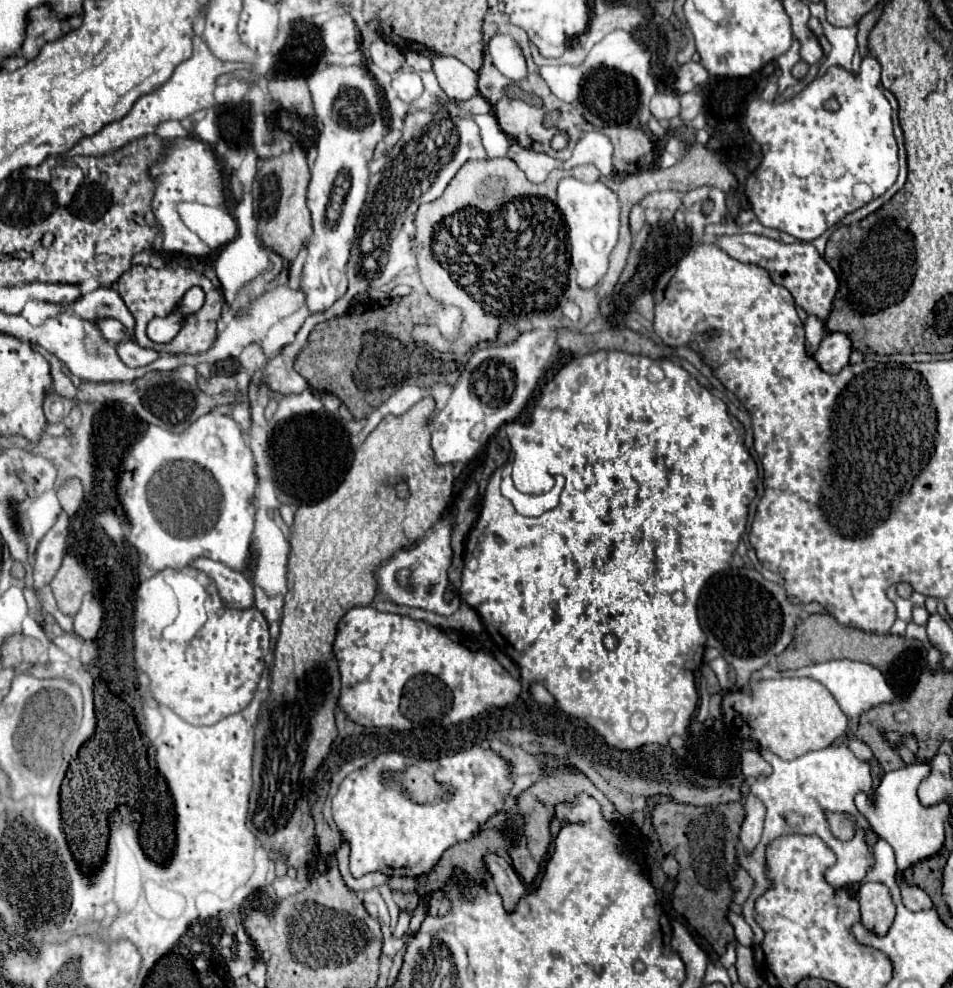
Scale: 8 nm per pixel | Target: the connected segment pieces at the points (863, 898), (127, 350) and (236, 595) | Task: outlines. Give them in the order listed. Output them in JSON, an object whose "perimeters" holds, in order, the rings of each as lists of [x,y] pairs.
{"perimeters":[[[[864,883],[858,891],[862,925],[874,935],[884,937],[894,921],[894,903],[890,893],[880,883]]],[[[126,339],[124,343],[120,343],[120,345],[116,347],[116,351],[118,351],[118,357],[120,357],[128,367],[144,367],[144,365],[148,365],[148,363],[152,363],[152,361],[156,361],[156,359],[160,357],[158,351],[154,351],[154,349],[144,349],[144,347],[140,347],[136,341],[132,341],[132,339]]],[[[196,559],[194,567],[204,571],[216,583],[218,595],[226,607],[230,609],[254,607],[254,589],[244,573],[232,571],[230,567],[210,559]]]]}

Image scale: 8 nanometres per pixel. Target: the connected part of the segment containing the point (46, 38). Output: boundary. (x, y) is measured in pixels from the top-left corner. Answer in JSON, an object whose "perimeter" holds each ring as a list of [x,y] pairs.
{"perimeter":[[[38,7],[30,13],[30,23],[26,29],[26,39],[20,47],[24,59],[34,59],[44,43],[56,41],[62,35],[60,19],[50,11],[50,7]]]}

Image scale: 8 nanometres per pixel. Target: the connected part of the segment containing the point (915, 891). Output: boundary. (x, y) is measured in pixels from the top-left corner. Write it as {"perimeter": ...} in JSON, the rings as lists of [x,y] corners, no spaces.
{"perimeter":[[[898,873],[898,877],[900,877],[902,903],[906,905],[906,909],[910,909],[910,911],[924,911],[924,909],[930,909],[930,907],[932,907],[930,897],[928,897],[922,889],[918,889],[918,887],[914,887],[914,885],[908,885],[908,883],[902,879],[900,873]]]}

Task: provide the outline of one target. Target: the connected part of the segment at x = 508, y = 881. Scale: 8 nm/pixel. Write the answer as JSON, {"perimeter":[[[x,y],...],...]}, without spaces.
{"perimeter":[[[488,853],[484,861],[486,861],[488,871],[492,873],[492,885],[494,885],[496,893],[502,897],[504,909],[508,913],[514,913],[518,901],[526,895],[526,885],[520,881],[520,877],[512,869],[512,865],[508,865],[502,857]]]}

